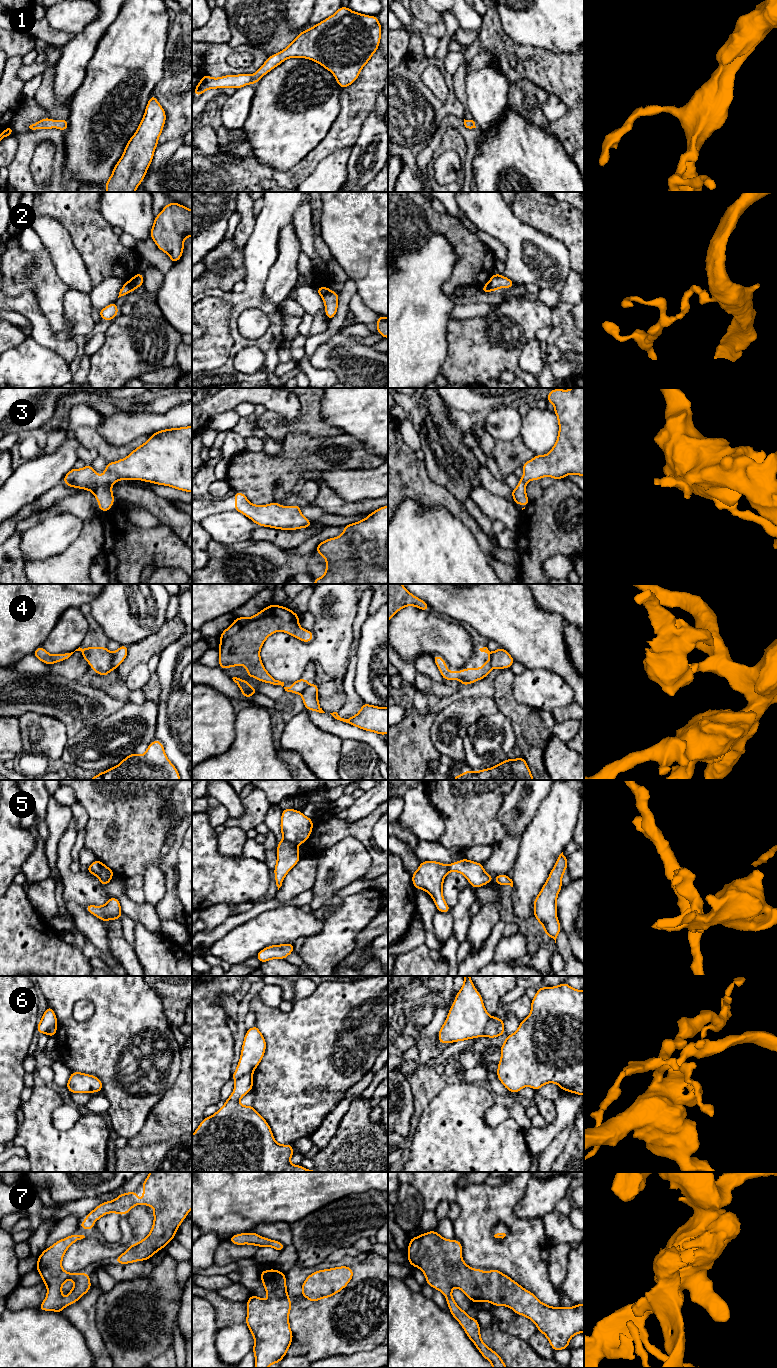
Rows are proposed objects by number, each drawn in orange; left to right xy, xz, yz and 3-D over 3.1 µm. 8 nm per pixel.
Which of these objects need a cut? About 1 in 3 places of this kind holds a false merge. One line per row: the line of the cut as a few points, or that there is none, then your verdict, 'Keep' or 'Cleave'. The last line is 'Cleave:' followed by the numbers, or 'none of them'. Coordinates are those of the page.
1: No split. Keep
2: Split along yz (488, 282), (493, 290). Cleave
3: No split. Keep
4: Split along xy (112, 653), (111, 664), (115, 668). Cleave
5: Split along xz (284, 838), (296, 846). Cleave
6: Split along xz (252, 1072), (247, 1072), (235, 1080). Cleave
7: No split. Keep
Cleave: 2, 4, 5, 6

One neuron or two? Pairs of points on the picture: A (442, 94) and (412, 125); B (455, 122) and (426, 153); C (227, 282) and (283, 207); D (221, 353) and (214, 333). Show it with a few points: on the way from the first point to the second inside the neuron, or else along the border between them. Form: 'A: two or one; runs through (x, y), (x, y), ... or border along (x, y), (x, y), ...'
A: two; border along (422, 81), (440, 100), (445, 101), (447, 99)
B: one; runs through (446, 124), (440, 130), (433, 144)
C: two; border along (242, 250), (245, 266), (244, 279)
D: one; runs through (216, 348), (215, 338)

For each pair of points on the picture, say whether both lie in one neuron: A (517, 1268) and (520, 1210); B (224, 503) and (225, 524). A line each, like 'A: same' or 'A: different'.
A: different
B: different

